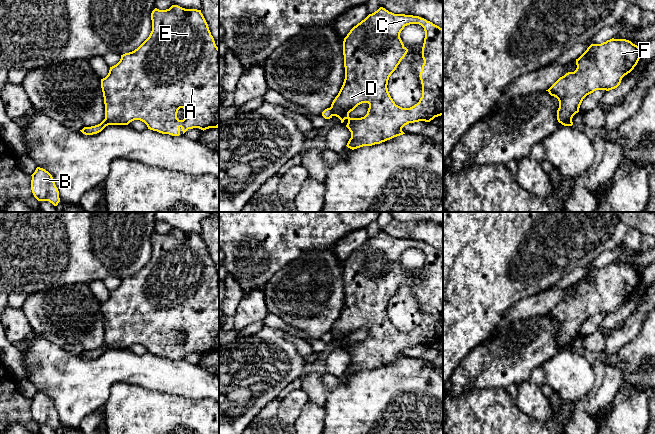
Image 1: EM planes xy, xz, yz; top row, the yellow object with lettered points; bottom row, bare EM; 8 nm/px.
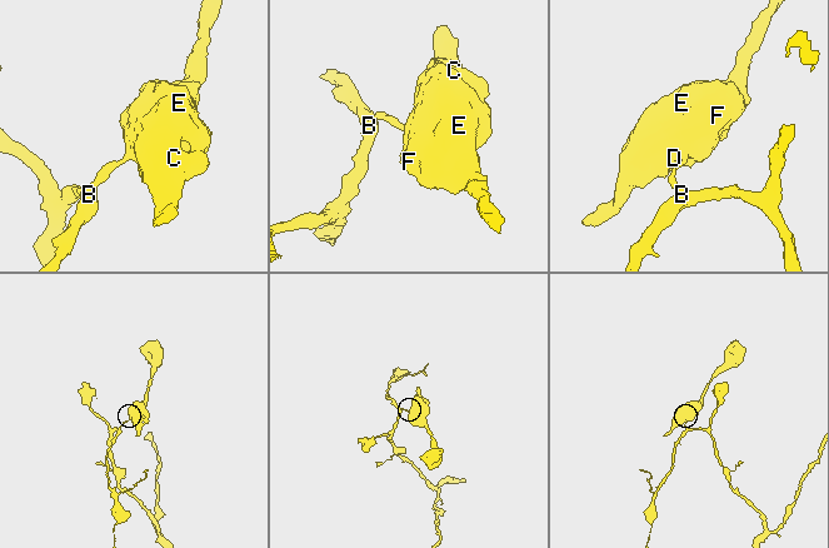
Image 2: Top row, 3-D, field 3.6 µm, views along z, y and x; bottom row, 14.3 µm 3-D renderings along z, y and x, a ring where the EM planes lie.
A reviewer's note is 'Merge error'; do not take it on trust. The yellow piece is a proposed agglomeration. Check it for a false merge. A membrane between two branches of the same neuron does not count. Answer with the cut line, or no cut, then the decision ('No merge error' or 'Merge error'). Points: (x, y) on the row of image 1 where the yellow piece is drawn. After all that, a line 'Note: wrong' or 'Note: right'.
Split along xz (330, 107), (333, 115). Merge error
Note: right

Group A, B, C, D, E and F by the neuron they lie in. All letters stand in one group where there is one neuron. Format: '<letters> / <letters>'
A C D E F / B

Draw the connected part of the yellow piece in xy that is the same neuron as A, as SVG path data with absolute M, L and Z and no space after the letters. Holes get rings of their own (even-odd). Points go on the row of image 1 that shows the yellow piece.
M172 5L169 9L159 10L155 8L151 13L152 31L149 37L134 51L121 55L120 61L110 67L108 75L101 79L101 88L105 104L105 119L109 125L128 125L134 120L144 122L148 129L157 131L162 134L179 136L180 131L183 134L188 129L199 128L206 130L209 128L219 127L219 48L216 46L213 36L209 30L208 24L201 13L197 9L185 9L178 5ZM180 108L185 110L183 120L177 118L177 113Z

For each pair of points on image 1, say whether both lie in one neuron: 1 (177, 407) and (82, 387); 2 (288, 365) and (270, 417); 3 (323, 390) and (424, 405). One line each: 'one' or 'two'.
1: two
2: two
3: two

